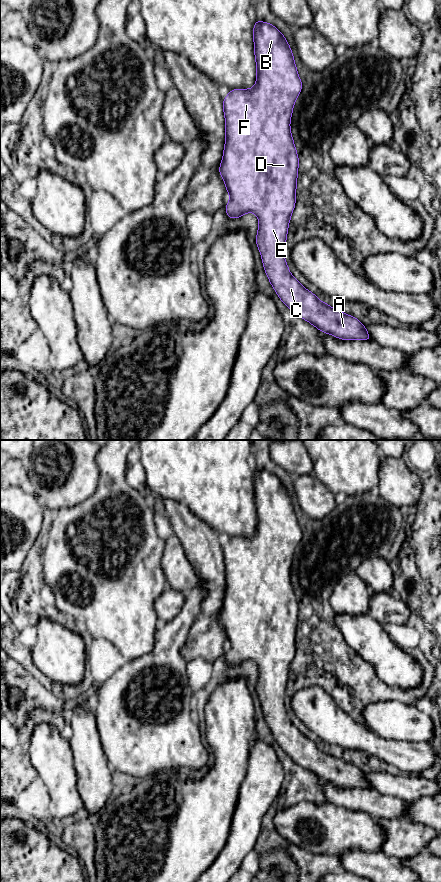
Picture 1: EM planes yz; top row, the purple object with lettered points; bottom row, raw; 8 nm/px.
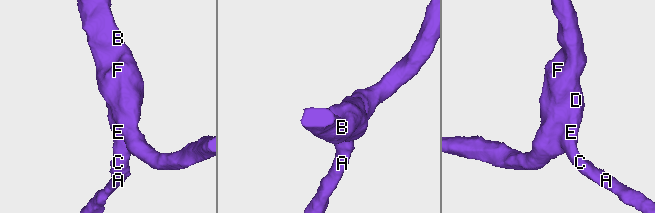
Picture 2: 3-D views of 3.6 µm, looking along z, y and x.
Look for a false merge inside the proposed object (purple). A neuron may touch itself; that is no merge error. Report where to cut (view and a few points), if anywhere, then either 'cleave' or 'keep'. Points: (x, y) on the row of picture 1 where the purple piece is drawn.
cut none; keep

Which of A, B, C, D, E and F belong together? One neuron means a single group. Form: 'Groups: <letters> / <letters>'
Groups: A B C D E F

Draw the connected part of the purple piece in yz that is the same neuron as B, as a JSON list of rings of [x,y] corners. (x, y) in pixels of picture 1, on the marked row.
[[[258,19],[253,30],[256,84],[252,89],[233,89],[222,100],[225,115],[225,147],[219,173],[231,199],[226,214],[236,219],[252,212],[258,216],[256,245],[264,270],[280,300],[291,311],[323,333],[342,340],[372,341],[365,325],[338,311],[304,288],[289,271],[284,257],[291,214],[295,208],[299,159],[290,130],[294,103],[302,90],[292,50],[275,26]]]

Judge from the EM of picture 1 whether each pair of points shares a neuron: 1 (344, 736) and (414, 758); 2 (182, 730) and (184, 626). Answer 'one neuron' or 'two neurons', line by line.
1: one neuron
2: one neuron

